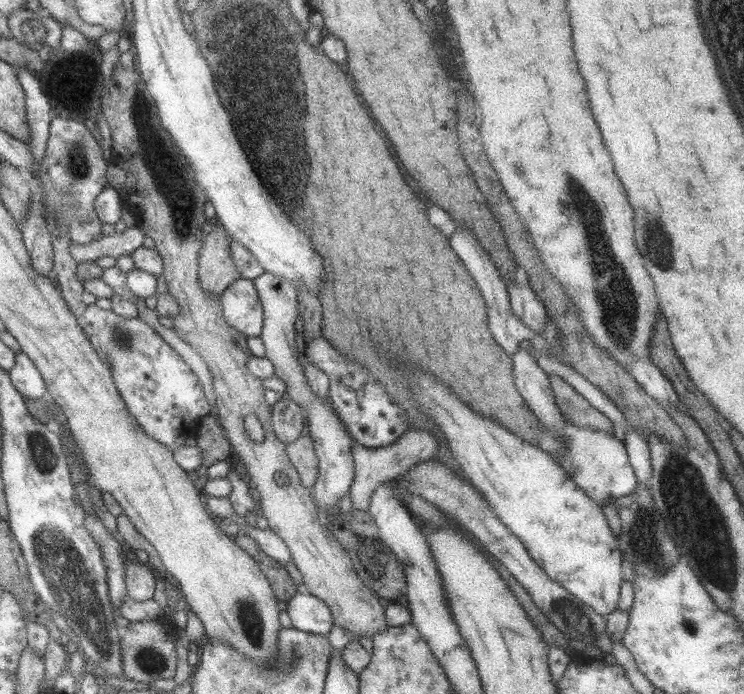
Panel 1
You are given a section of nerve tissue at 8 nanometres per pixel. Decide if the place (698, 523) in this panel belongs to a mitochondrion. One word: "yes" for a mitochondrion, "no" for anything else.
yes

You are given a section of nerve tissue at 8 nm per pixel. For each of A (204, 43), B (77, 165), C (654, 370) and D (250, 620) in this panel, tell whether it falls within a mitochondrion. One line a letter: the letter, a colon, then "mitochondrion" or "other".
A: mitochondrion
B: mitochondrion
C: other
D: mitochondrion

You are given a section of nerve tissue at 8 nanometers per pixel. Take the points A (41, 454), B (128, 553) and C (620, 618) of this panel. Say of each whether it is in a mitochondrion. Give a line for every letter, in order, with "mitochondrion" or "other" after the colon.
A: mitochondrion
B: other
C: other

